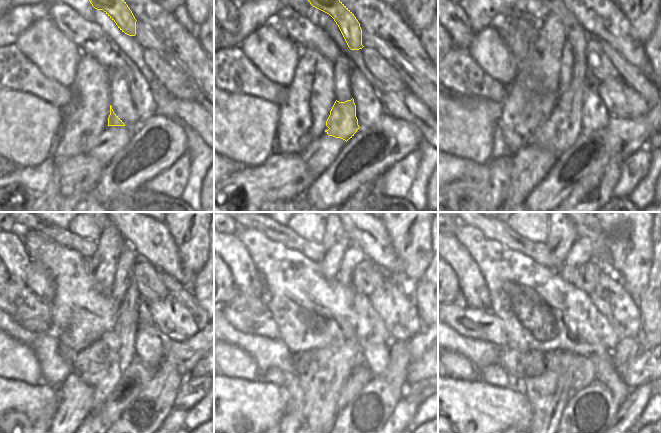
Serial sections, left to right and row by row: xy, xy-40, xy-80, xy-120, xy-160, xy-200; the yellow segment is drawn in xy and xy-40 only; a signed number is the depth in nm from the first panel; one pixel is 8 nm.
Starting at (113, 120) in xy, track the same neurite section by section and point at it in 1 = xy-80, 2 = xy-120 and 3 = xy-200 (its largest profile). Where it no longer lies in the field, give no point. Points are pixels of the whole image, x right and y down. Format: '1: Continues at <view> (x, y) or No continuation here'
1: Continues at xy-80 (566, 118)
2: Continues at xy-120 (118, 343)
3: Continues at xy-200 (548, 393).

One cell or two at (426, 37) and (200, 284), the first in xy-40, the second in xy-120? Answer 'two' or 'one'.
one

